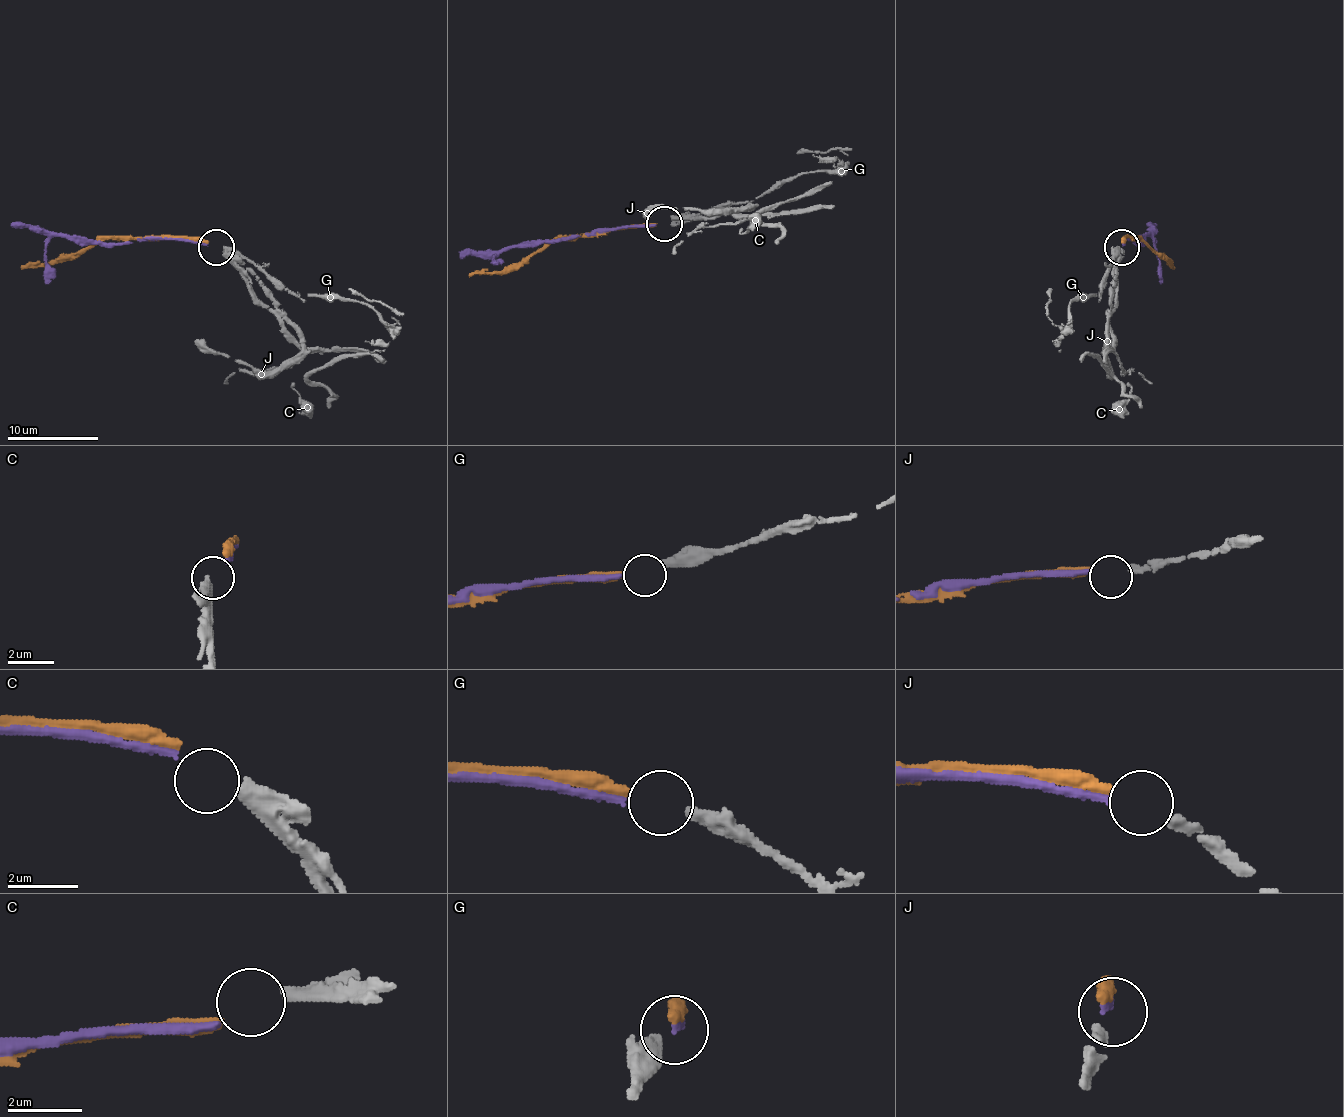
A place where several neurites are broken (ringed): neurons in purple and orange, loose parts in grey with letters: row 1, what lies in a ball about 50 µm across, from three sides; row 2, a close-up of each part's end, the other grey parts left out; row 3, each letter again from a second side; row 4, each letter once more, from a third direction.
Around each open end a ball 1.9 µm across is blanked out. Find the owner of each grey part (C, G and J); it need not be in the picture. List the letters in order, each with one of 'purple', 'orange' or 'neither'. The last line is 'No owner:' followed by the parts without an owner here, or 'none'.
C: neither
G: orange
J: purple
No owner: C

